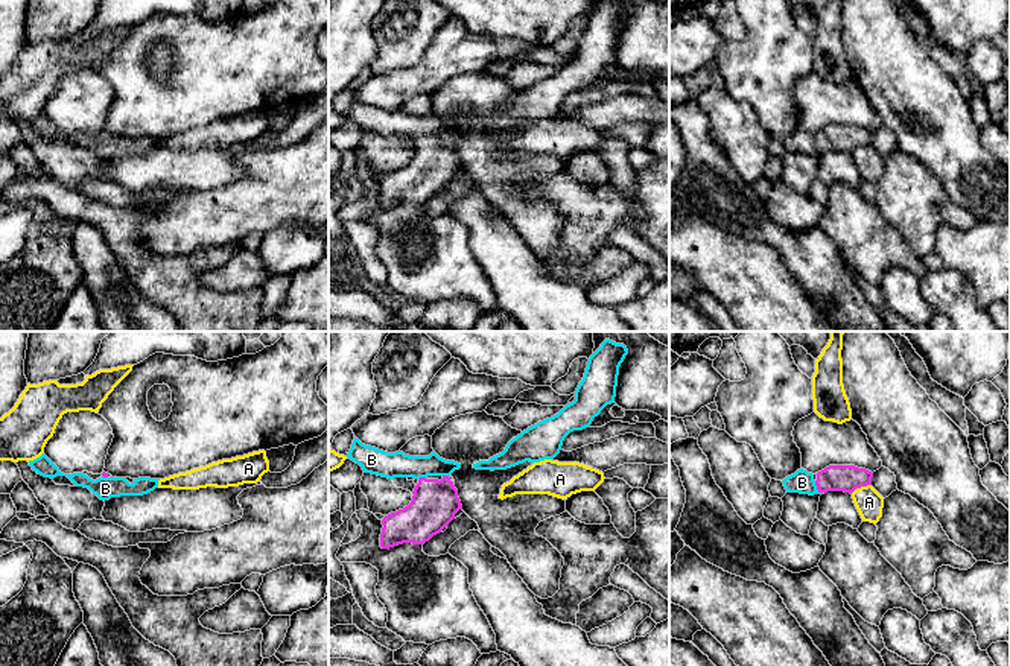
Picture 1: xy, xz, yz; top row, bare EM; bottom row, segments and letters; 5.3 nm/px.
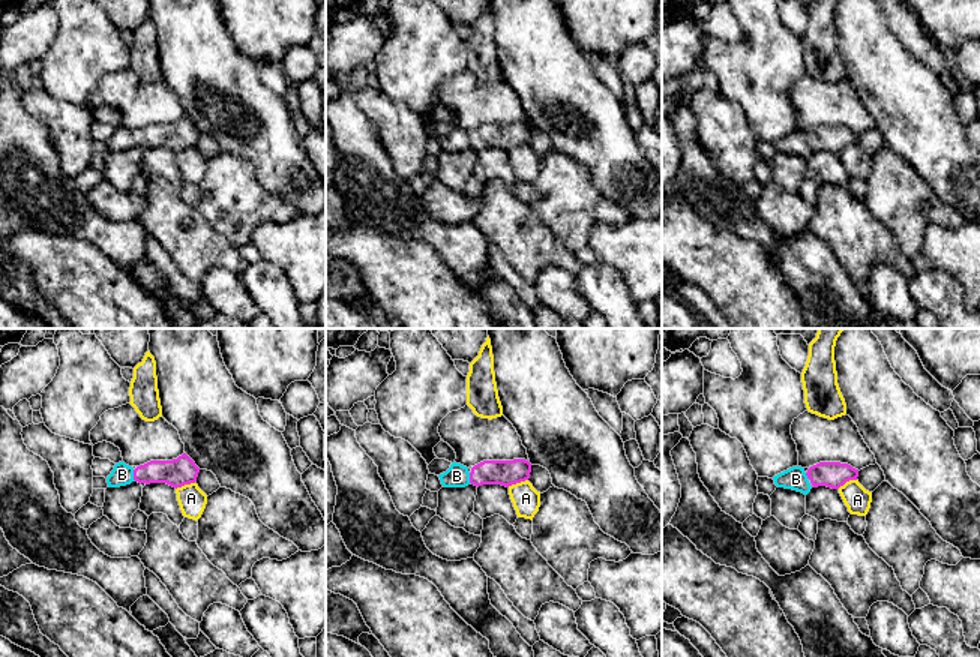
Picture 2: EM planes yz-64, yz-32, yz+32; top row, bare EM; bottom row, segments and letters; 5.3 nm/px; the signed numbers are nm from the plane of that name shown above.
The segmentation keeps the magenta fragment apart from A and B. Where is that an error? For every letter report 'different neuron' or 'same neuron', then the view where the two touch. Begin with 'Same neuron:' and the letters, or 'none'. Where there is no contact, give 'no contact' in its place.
Same neuron: B
A: different neuron; contact in yz
B: same neuron; contact in yz

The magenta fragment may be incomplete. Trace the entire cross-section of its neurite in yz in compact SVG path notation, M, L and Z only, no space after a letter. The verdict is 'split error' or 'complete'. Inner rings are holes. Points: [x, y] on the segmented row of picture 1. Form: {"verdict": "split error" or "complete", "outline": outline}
{"verdict": "split error", "outline": "M829 465L815 476L800 468L785 477L783 487L788 493L820 494L827 491L853 493L856 488L872 485L873 473L855 465Z"}

